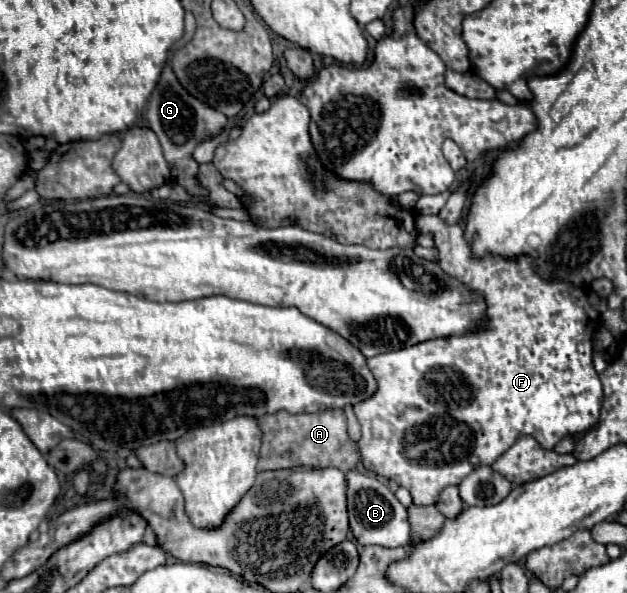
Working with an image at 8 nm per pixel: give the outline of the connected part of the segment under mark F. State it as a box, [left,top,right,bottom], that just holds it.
[355,215,603,505]

